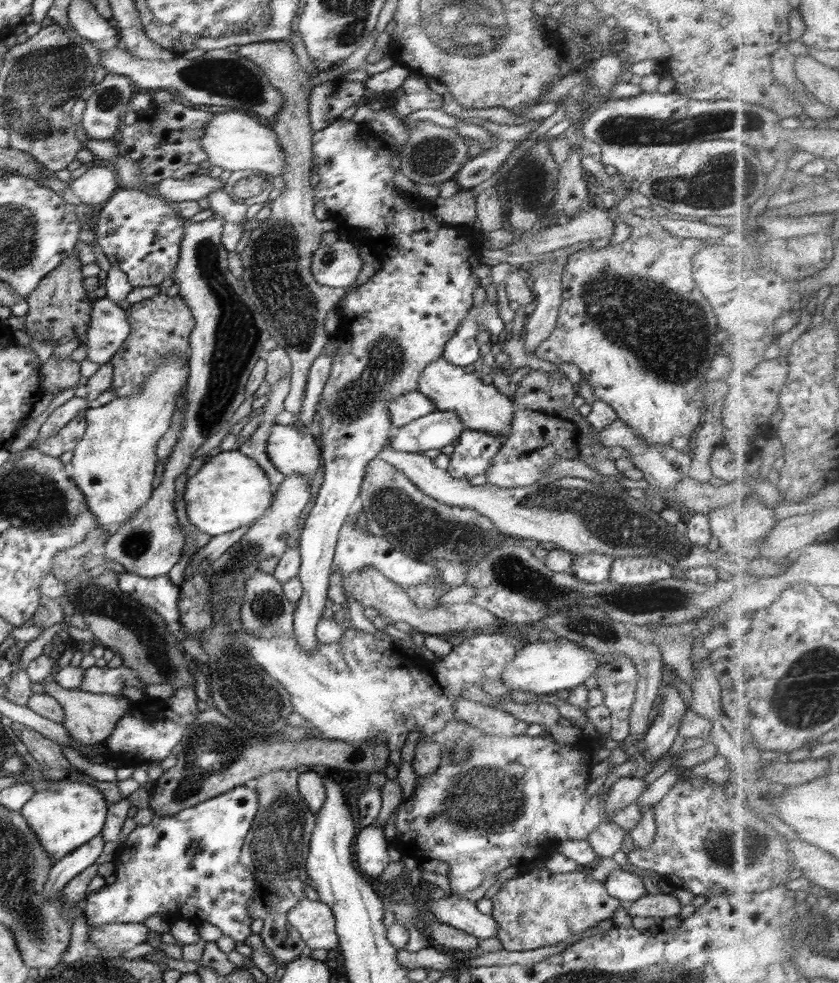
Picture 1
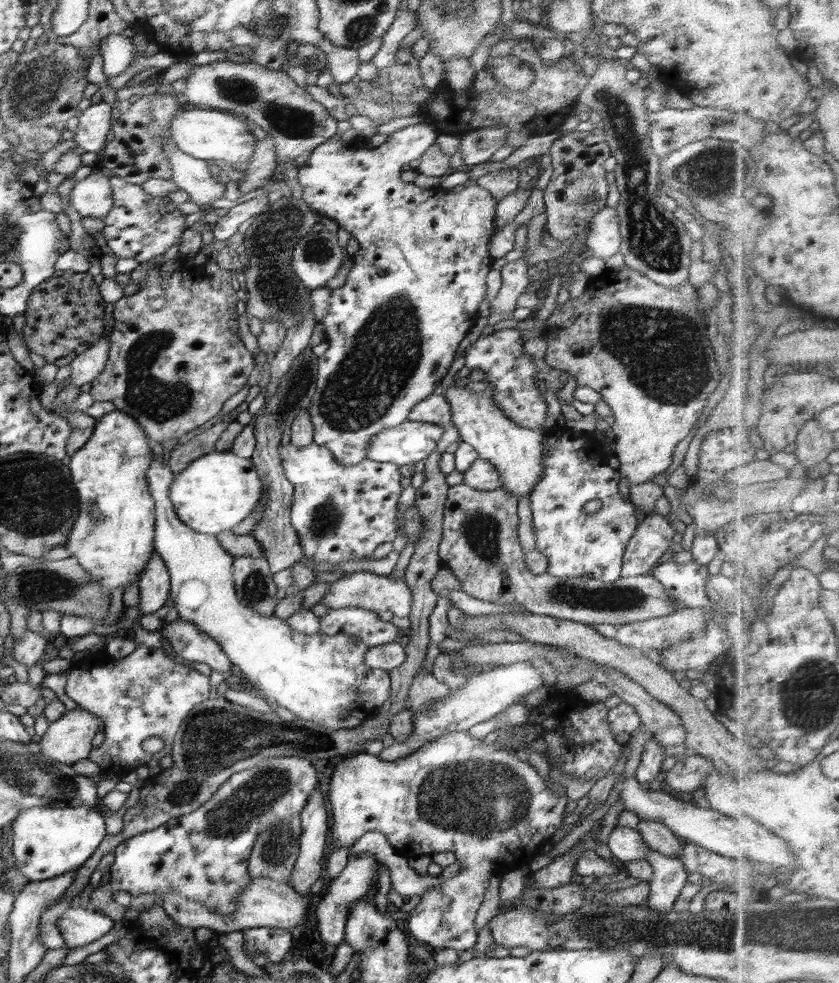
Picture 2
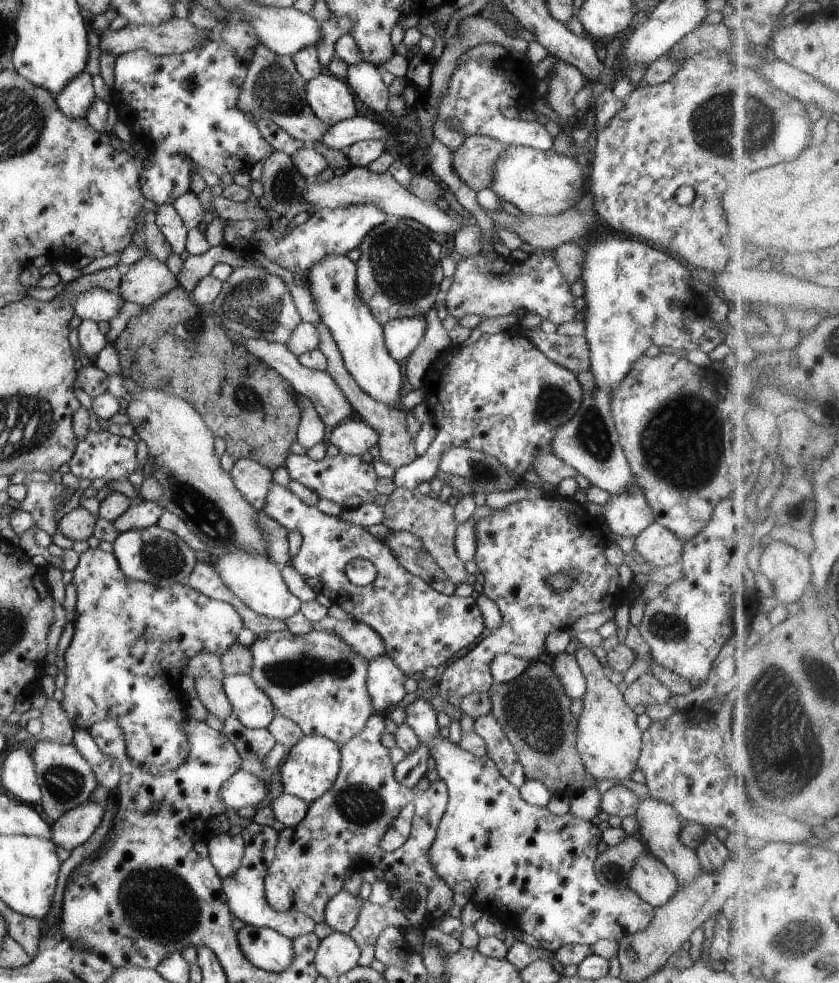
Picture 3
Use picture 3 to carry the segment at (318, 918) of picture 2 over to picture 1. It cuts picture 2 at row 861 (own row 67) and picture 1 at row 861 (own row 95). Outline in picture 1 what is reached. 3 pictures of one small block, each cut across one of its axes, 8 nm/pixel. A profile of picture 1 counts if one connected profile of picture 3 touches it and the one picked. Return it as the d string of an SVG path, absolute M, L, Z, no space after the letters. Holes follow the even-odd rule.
M369 825L360 830L356 834L356 844L354 844L358 870L365 877L379 878L389 864L390 845L392 843L384 835L384 829Z

